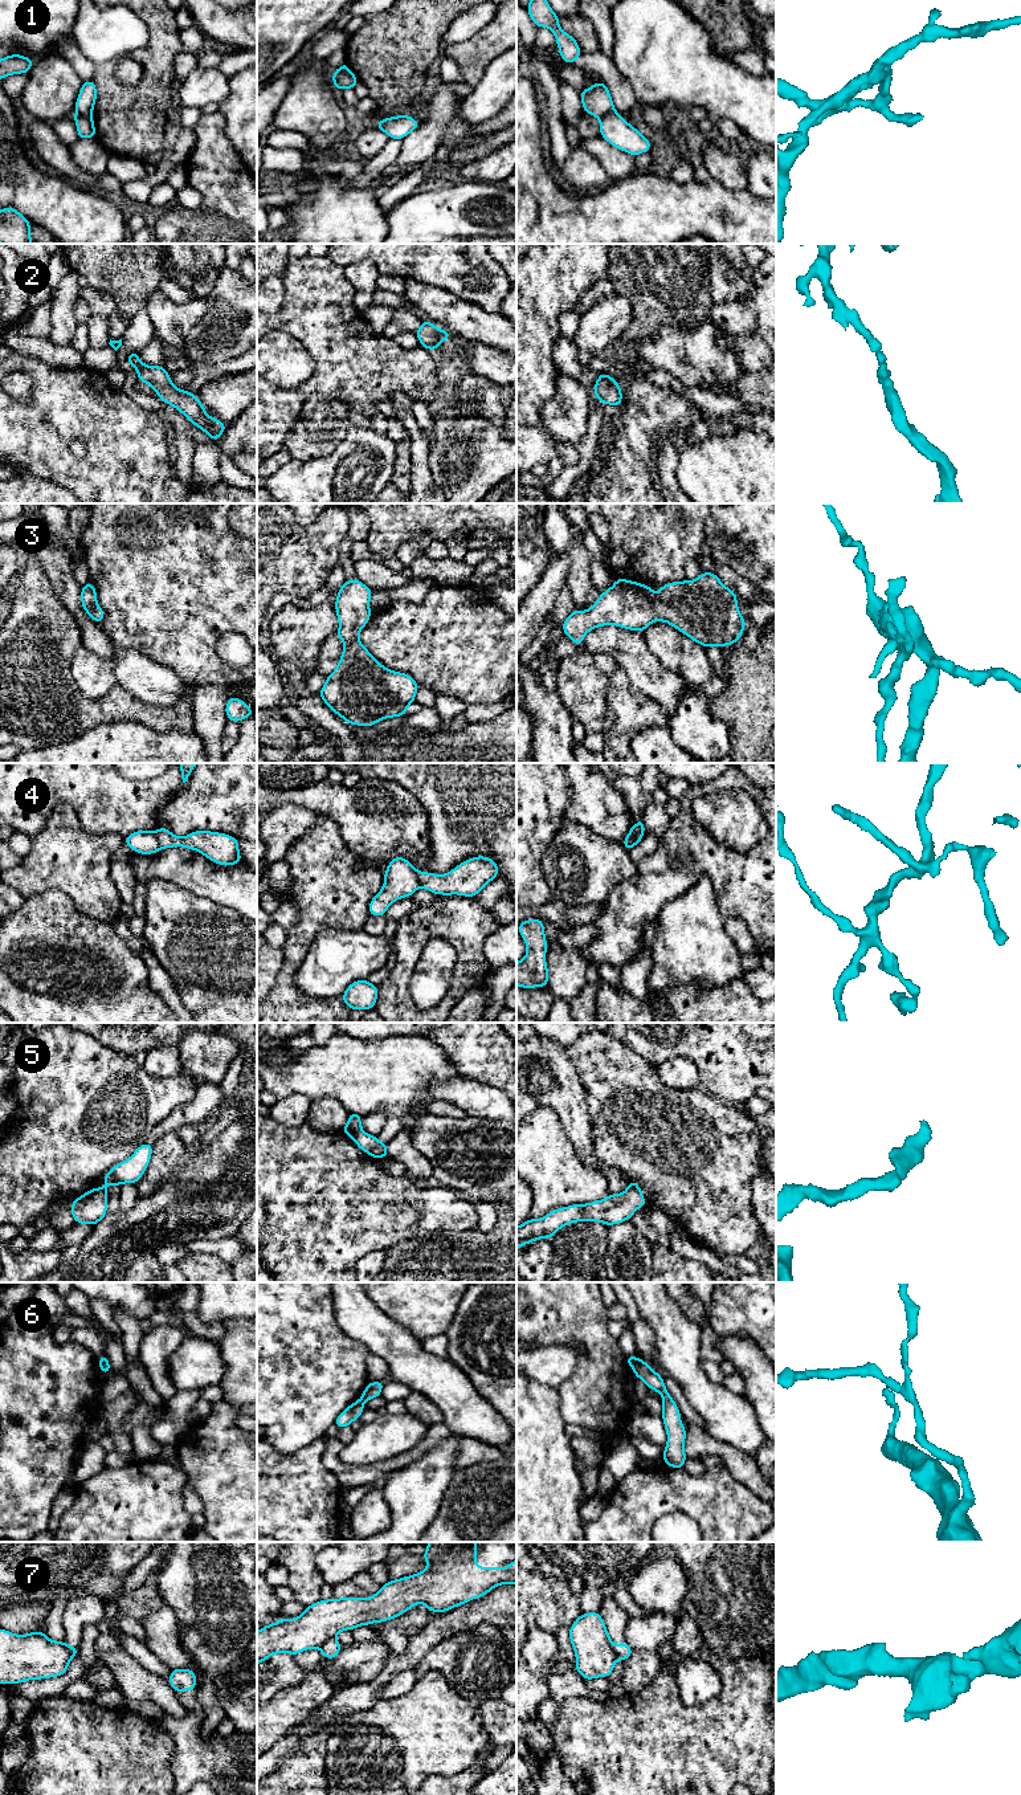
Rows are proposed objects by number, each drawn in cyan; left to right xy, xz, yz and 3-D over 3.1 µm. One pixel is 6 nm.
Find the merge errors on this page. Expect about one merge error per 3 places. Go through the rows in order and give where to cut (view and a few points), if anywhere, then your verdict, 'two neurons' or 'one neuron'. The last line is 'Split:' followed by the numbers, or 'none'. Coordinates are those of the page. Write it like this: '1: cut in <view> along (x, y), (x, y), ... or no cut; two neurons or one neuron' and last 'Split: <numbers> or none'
1: cut in xy along (76, 113), (90, 115); two neurons
2: no cut; one neuron
3: no cut; one neuron
4: cut in yz along (642, 833), (632, 839), (625, 837); two neurons
5: no cut; one neuron
6: cut in xz along (360, 1399), (363, 1402); two neurons
7: cut in yz along (612, 1643), (612, 1648), (619, 1659); two neurons
Split: 1, 4, 6, 7

